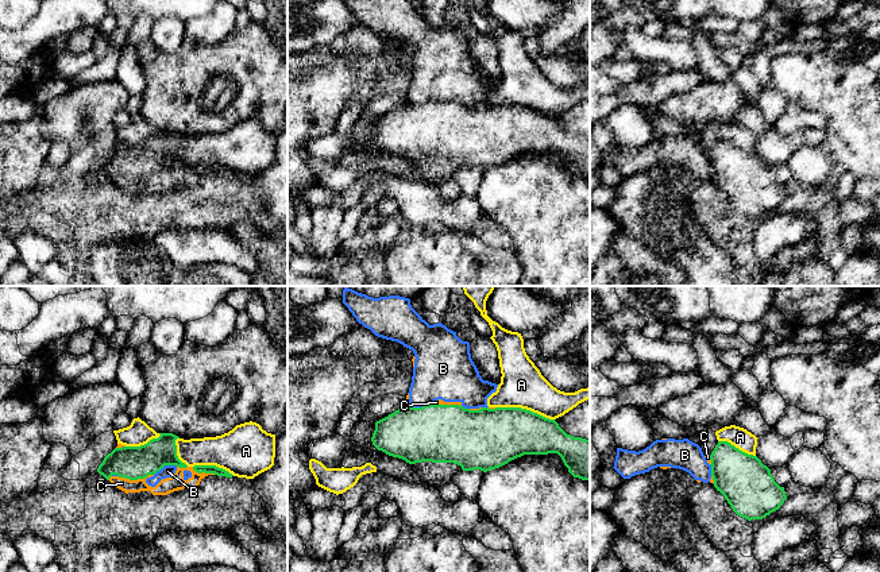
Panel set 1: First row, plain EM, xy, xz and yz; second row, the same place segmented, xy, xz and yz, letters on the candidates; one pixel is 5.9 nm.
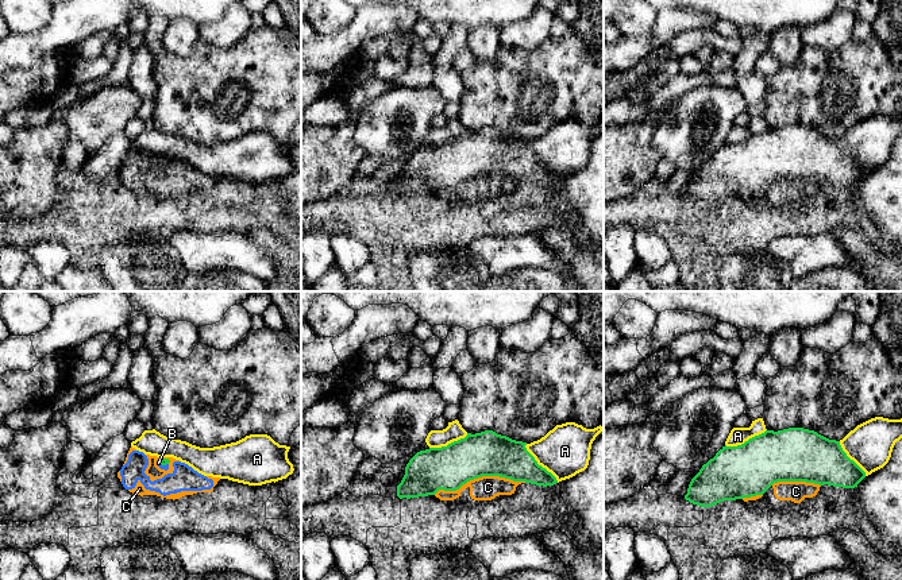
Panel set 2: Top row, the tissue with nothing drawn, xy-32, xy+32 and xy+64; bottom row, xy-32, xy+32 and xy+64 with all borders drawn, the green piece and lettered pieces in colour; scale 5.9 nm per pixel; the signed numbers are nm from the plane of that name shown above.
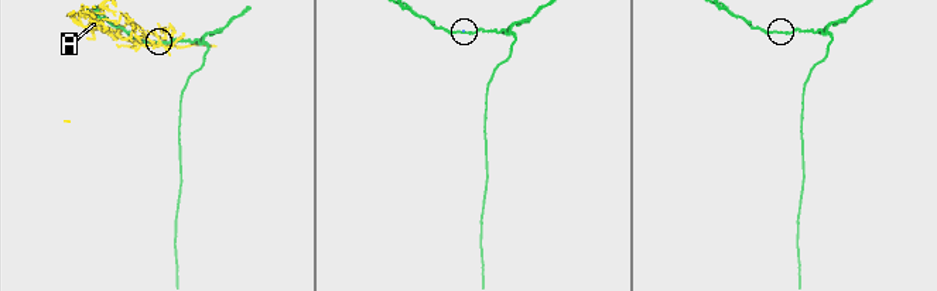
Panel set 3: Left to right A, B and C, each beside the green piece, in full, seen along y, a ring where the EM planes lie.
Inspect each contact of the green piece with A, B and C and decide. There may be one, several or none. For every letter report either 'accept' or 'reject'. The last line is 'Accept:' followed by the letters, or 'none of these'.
A: reject
B: reject
C: reject
Accept: none of these

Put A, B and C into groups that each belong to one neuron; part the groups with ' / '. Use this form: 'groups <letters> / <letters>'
groups A / B C

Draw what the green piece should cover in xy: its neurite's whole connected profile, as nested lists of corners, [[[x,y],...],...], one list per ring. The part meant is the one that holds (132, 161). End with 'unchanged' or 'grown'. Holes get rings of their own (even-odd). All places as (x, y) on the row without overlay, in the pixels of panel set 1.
[[[173,131],[159,132],[158,136],[153,136],[140,144],[115,146],[104,155],[97,170],[107,178],[112,173],[138,178],[157,171],[165,163],[186,166],[188,163],[177,154],[175,138],[180,135]]]; unchanged

